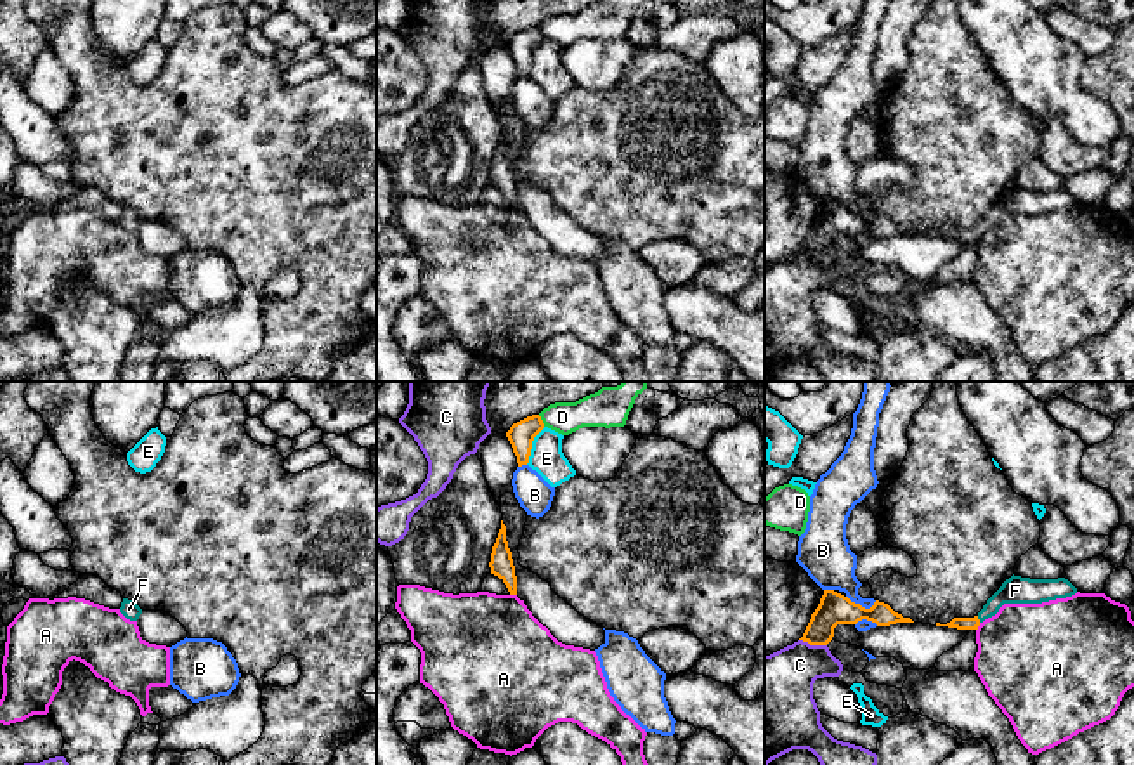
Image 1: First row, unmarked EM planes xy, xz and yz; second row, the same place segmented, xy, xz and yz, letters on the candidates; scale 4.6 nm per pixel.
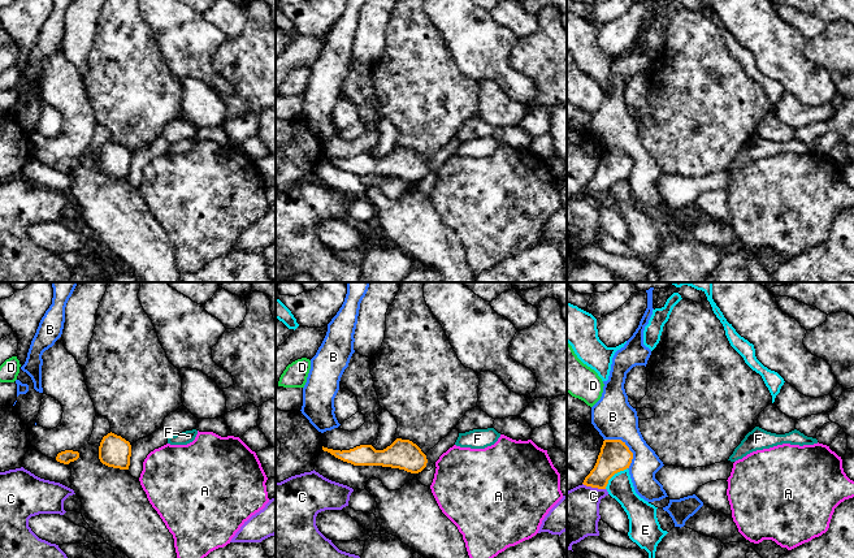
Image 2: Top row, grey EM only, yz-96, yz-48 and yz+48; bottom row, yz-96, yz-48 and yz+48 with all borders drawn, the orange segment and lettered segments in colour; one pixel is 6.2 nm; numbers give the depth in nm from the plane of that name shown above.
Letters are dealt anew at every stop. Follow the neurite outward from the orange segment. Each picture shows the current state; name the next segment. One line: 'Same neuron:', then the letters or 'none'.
Same neuron: F

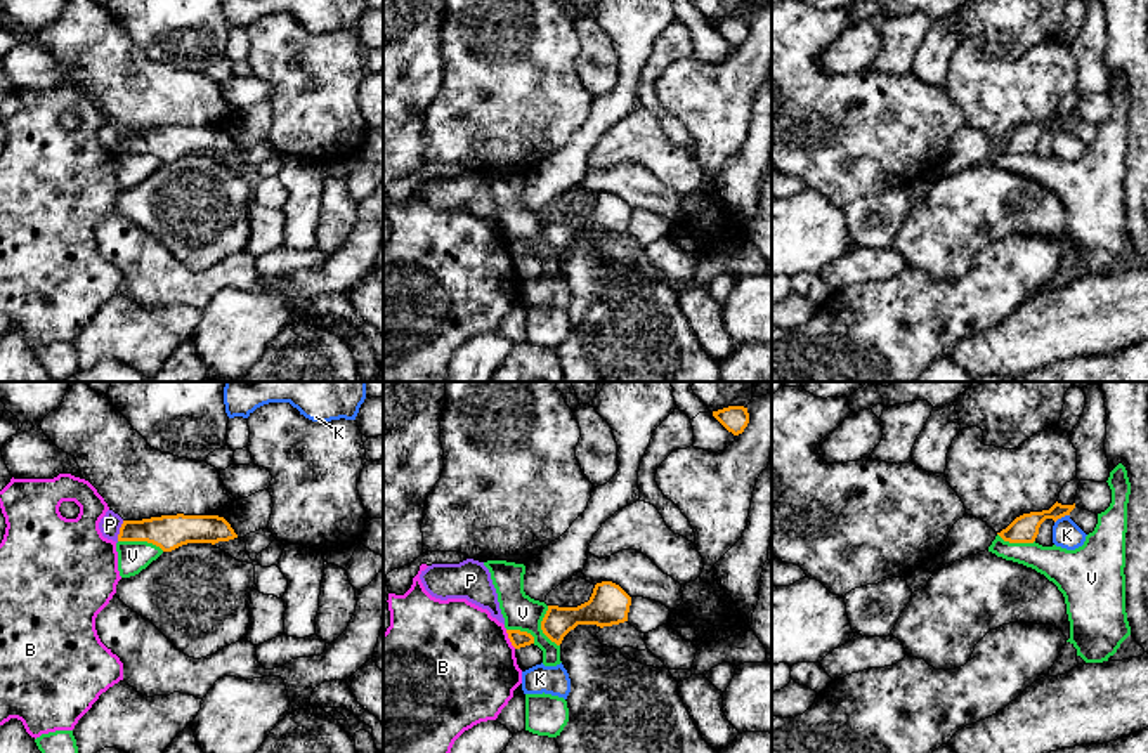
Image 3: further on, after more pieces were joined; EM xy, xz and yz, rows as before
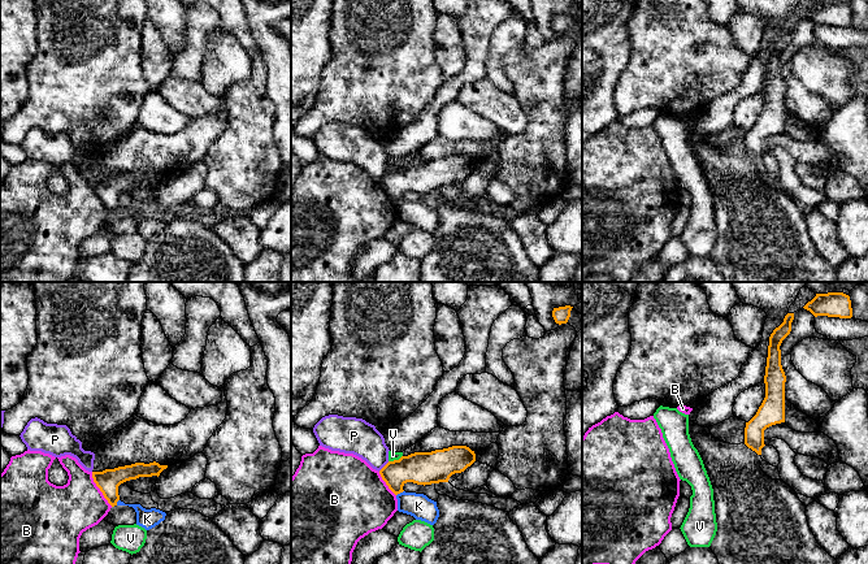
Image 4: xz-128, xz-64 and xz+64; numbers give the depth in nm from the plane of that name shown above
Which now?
Same neuron: none

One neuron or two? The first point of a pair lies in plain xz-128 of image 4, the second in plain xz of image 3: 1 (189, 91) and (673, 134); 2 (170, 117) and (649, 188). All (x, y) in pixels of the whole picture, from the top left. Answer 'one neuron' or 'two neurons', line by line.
1: two neurons
2: one neuron

